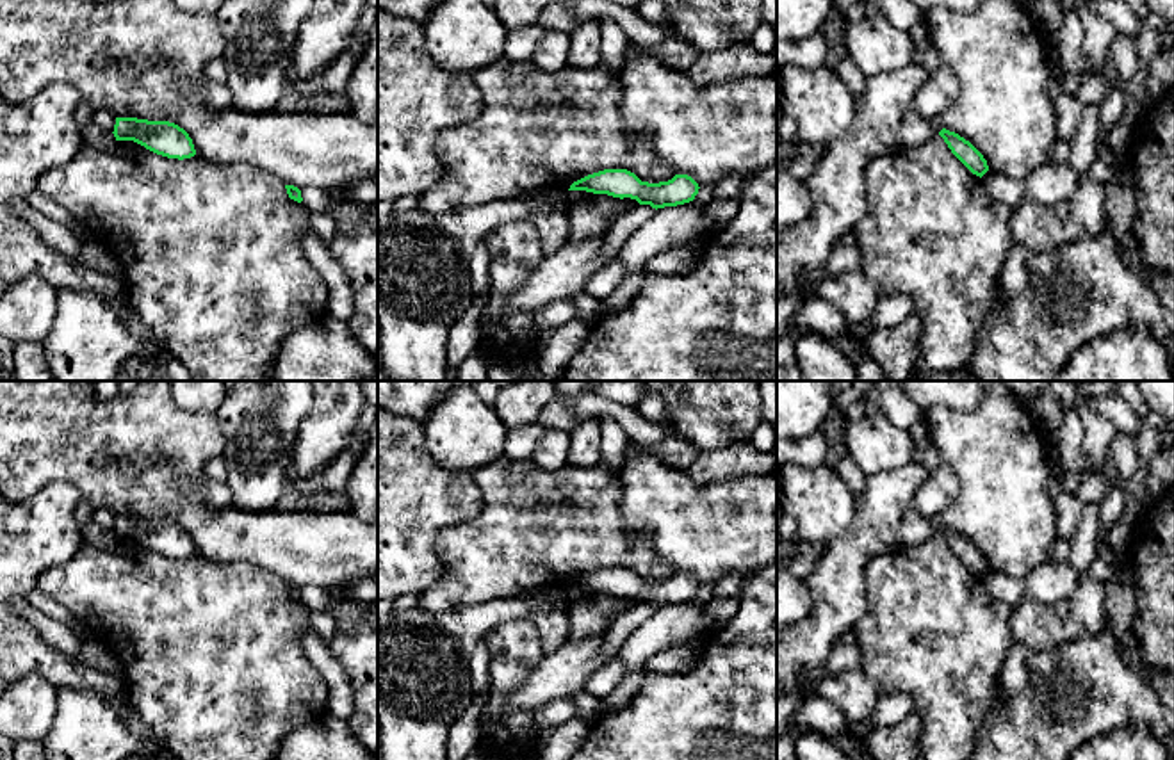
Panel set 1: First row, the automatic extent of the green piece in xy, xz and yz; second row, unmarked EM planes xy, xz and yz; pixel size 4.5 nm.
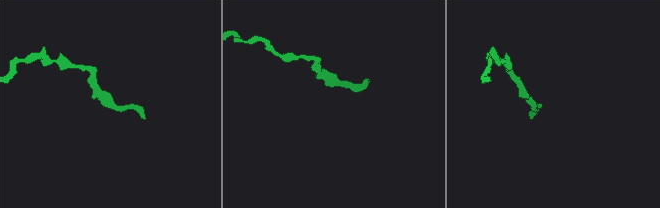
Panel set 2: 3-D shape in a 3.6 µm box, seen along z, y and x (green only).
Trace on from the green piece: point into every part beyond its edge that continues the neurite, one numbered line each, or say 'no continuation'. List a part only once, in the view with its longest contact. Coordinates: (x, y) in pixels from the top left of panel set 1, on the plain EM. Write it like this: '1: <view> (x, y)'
no continuation

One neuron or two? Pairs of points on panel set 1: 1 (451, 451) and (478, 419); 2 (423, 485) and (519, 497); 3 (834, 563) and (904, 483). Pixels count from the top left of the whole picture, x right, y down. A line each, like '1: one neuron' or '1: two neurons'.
1: one neuron
2: two neurons
3: one neuron

